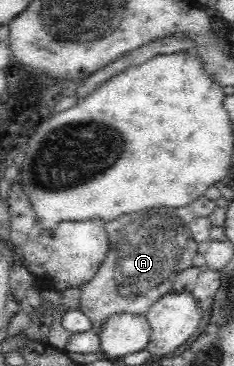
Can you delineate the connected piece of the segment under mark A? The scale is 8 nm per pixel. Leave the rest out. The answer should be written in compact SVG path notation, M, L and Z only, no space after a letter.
M206 195L200 196L180 208L157 207L136 211L128 215L120 216L116 220L105 224L109 237L110 251L106 254L102 267L98 268L94 278L82 287L82 297L78 308L92 320L92 330L99 334L102 324L110 315L127 312L137 315L145 315L152 304L161 300L164 296L175 293L174 282L183 270L193 266L192 260L197 255L198 245L191 234L191 224L196 218L208 217L216 207L216 203Z

